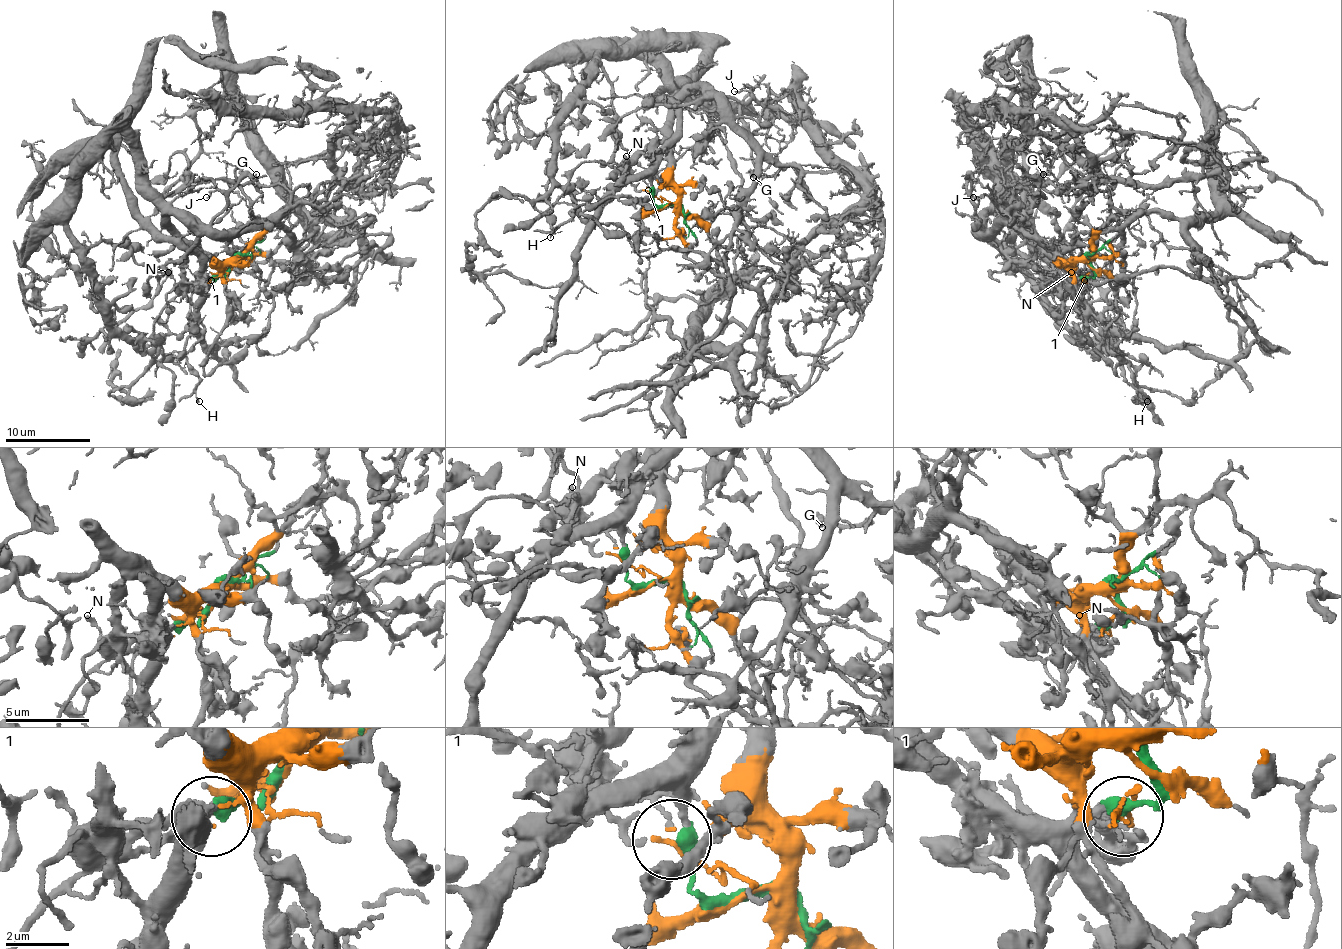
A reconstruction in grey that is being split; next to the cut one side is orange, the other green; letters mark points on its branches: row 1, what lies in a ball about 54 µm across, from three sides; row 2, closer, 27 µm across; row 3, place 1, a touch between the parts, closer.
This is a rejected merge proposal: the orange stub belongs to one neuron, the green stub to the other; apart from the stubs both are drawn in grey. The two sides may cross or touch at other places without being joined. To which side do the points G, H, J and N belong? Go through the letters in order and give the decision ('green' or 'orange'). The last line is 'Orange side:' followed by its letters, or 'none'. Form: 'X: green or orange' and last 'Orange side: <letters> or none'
G: orange
H: green
J: orange
N: orange
Orange side: G, J, N

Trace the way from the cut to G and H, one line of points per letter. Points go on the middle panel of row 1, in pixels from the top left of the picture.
G: (675, 207), (669, 132), (676, 102), (692, 89), (710, 89), (737, 126), (781, 166), (772, 175), (753, 177)
H: (676, 207), (654, 203), (651, 181), (636, 177), (607, 198), (570, 209), (569, 218), (554, 226), (549, 237)

